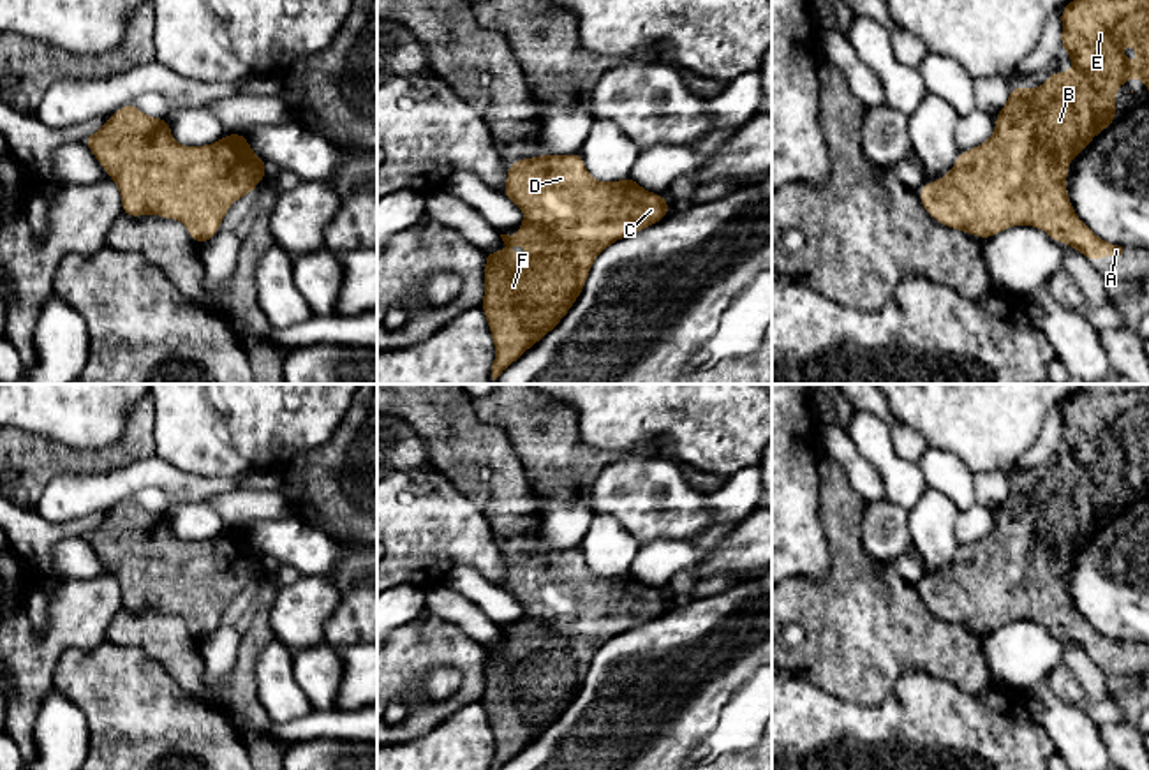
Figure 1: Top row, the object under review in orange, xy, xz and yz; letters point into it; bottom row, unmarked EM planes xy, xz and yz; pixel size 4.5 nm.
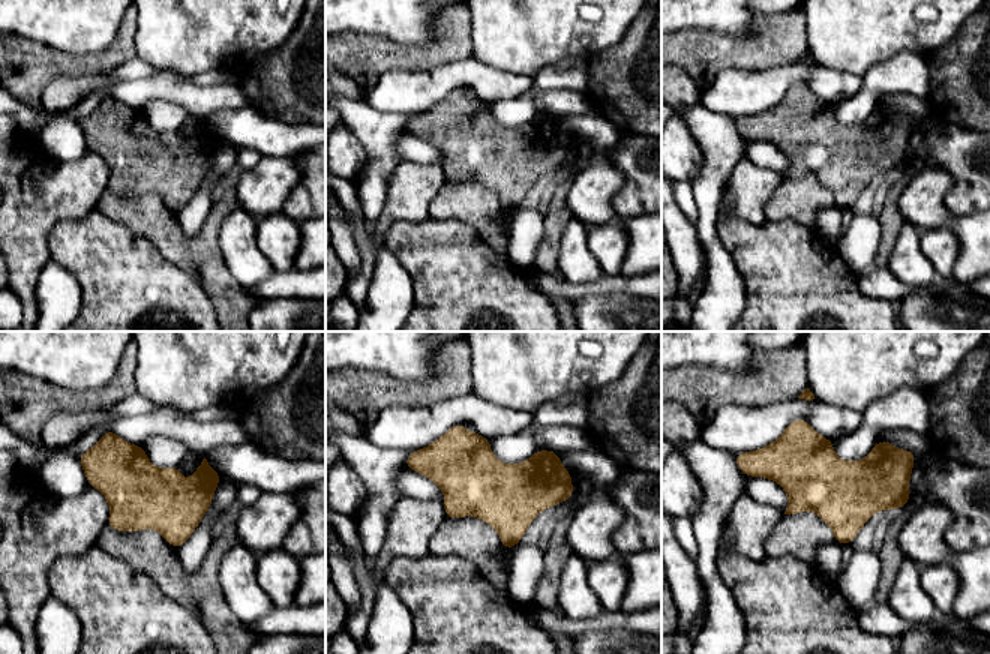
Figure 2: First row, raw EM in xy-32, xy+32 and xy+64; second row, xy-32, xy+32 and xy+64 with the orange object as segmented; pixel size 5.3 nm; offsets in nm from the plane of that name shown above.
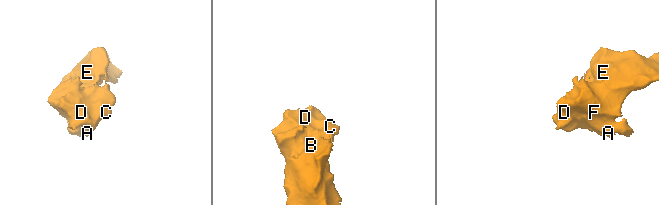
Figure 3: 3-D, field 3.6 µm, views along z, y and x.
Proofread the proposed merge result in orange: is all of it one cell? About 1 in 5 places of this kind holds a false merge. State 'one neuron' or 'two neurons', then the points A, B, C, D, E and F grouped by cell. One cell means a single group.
one neuron; A B C D E F

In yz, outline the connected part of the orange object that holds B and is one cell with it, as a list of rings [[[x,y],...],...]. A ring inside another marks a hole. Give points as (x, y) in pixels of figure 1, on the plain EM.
[[[1149,388],[1096,395],[1080,389],[1061,404],[1061,442],[1070,448],[1071,467],[1052,467],[1034,486],[1015,481],[1006,500],[996,509],[994,530],[960,546],[952,566],[938,576],[923,578],[920,597],[939,618],[982,634],[1015,618],[1043,624],[1052,634],[1100,655],[1121,650],[1123,641],[1098,633],[1075,608],[1066,589],[1068,559],[1089,536],[1116,516],[1116,486],[1121,478],[1144,472],[1149,486]],[[1124,439],[1137,441],[1137,460],[1121,449]]]

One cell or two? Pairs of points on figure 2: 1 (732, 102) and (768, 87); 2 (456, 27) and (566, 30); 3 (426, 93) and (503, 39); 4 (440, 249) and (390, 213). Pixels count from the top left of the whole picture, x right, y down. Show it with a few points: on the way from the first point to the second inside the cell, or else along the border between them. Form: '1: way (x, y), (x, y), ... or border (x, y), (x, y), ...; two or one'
1: way (741, 93), (759, 90); one
2: border (470, 15), (473, 54); two
3: border (471, 56), (507, 72); two
4: border (429, 218), (395, 221), (383, 243); two

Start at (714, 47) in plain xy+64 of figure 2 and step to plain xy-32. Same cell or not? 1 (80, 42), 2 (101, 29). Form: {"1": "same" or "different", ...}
{"1": "different", "2": "different"}

